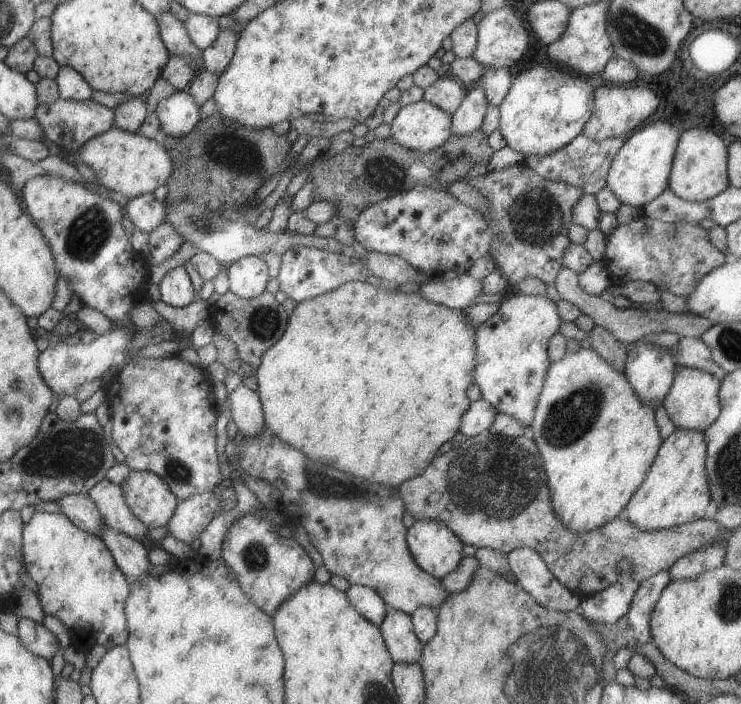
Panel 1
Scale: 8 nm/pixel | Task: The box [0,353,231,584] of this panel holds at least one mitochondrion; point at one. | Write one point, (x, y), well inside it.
(66, 453)

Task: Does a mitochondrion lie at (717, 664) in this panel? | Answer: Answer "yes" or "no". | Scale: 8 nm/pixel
no

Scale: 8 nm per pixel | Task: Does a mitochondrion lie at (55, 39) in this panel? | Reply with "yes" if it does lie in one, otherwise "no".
no

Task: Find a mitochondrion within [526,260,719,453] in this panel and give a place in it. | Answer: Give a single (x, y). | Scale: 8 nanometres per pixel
(569, 419)

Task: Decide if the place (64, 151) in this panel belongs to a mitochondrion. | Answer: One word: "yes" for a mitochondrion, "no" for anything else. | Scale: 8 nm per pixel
no

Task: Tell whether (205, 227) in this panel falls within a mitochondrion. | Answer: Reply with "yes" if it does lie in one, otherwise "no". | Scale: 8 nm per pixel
yes

